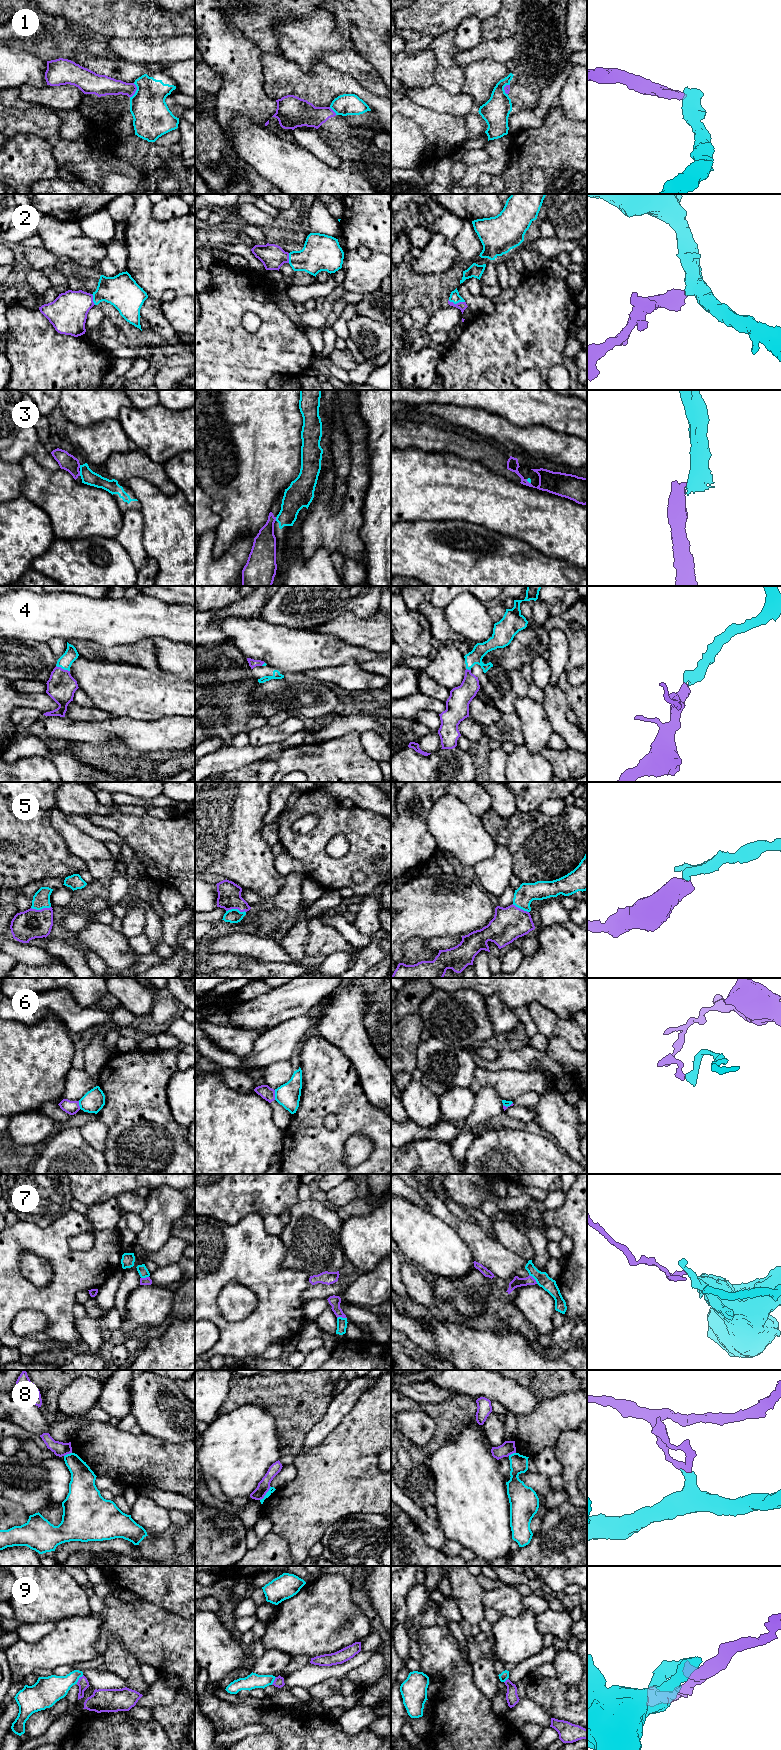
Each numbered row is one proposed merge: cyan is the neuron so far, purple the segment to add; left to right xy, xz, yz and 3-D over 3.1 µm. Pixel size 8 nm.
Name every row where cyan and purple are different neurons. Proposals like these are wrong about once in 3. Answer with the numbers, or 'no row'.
1, 3, 6, 7, 8, 9

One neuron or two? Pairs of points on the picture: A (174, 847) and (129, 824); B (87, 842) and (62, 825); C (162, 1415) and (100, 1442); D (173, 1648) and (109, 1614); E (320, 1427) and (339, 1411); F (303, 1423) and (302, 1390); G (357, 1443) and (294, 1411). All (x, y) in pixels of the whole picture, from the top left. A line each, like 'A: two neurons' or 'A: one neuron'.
A: one neuron
B: one neuron
C: two neurons
D: one neuron
E: one neuron
F: one neuron
G: two neurons

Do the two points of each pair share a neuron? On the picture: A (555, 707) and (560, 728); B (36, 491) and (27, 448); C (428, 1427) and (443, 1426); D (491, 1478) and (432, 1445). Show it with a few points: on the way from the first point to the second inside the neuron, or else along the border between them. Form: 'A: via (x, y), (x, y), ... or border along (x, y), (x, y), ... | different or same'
A: via (556, 712), (559, 723) | same
B: border along (19, 461), (25, 456), (31, 456), (48, 469) | different
C: border along (436, 1422), (433, 1436), (421, 1446) | different
D: border along (457, 1435), (444, 1442), (431, 1455), (431, 1471) | different

